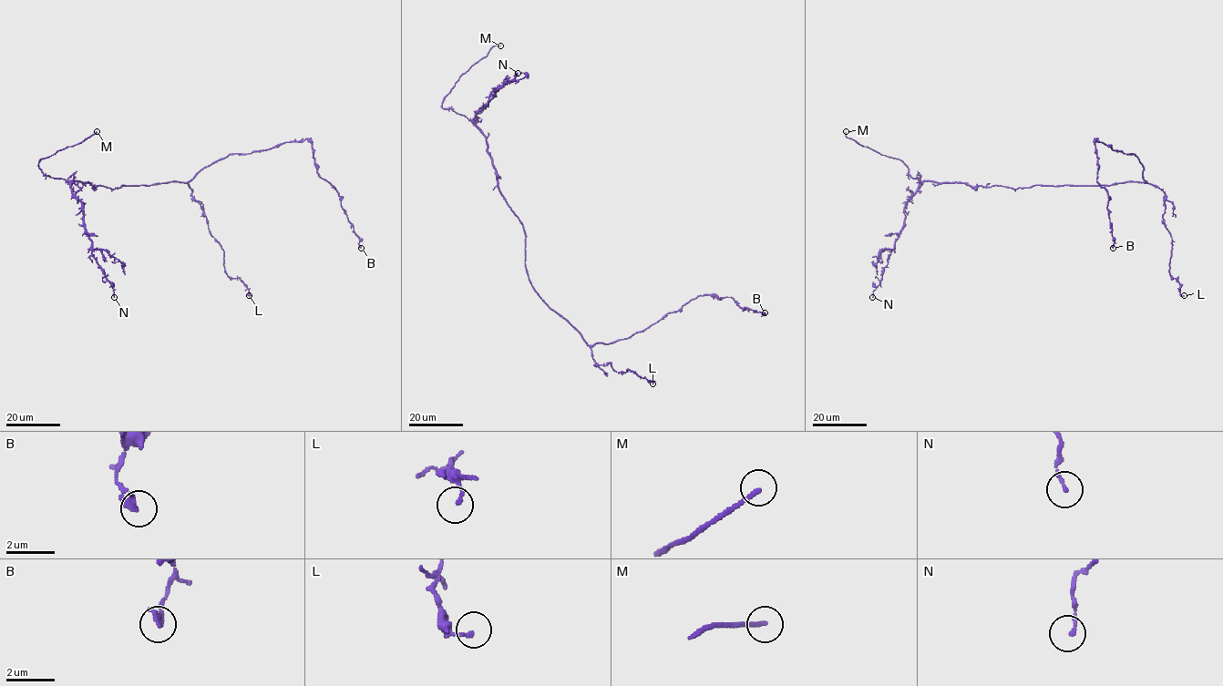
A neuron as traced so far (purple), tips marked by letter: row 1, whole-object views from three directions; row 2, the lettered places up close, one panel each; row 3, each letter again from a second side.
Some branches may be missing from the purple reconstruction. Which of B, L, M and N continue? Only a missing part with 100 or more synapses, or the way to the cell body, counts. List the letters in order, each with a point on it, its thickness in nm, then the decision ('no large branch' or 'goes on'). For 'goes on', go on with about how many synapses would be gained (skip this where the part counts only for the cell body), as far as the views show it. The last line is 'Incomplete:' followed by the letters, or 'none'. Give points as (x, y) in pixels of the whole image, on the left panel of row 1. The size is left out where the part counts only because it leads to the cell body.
B: at (361, 248); 170 nm thick; no large branch
L: at (249, 295); 150 nm thick; no large branch
M: at (97, 131); 180 nm thick; goes on
N: at (114, 297); 130 nm thick; no large branch
Incomplete: M

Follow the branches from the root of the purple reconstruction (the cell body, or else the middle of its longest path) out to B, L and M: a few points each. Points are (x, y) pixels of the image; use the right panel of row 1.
B: (1102, 185), (1145, 182), (1144, 167), (1134, 154), (1115, 151), (1094, 138), (1097, 182), (1108, 197), (1113, 248)
L: (1102, 185), (1144, 182), (1164, 192), (1163, 223), (1172, 244), (1169, 274), (1176, 278), (1179, 294), (1184, 295)
M: (1102, 185), (1013, 189), (920, 181), (908, 174), (909, 168), (899, 159), (859, 144), (847, 138), (846, 131)

